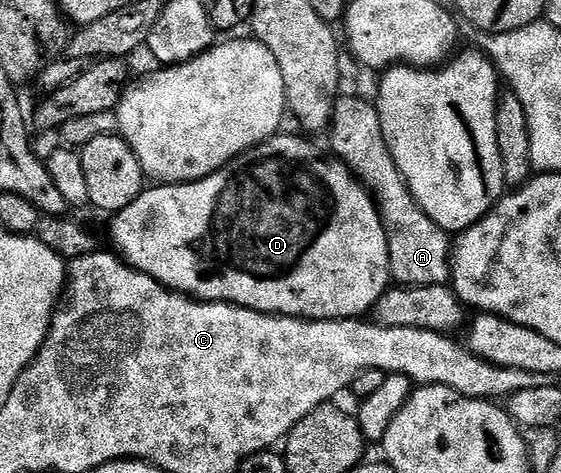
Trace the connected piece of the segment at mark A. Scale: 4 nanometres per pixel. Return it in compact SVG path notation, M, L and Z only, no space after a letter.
M348 93L336 102L330 128L335 158L367 187L368 194L376 200L380 219L388 234L392 279L406 287L447 284L452 273L450 260L453 240L449 232L443 231L412 198L408 182L398 169L384 140L382 121L375 102L368 100L367 103L359 97L359 94Z

